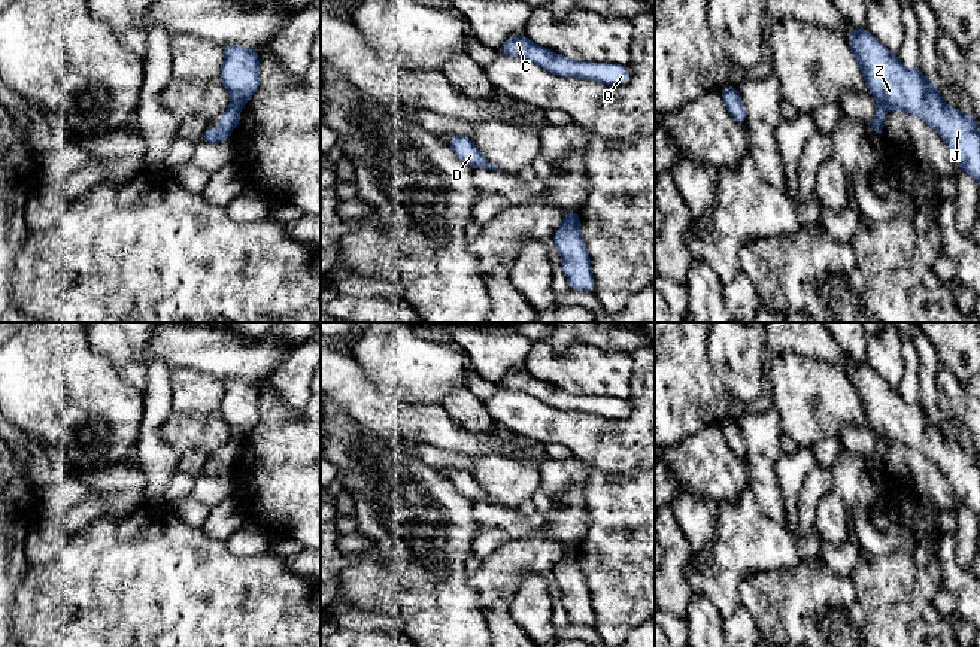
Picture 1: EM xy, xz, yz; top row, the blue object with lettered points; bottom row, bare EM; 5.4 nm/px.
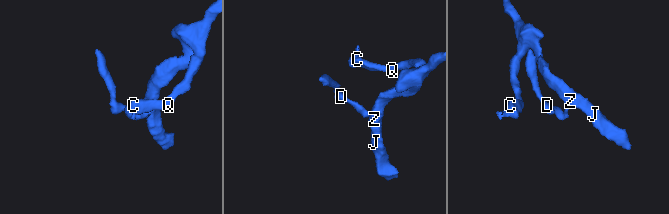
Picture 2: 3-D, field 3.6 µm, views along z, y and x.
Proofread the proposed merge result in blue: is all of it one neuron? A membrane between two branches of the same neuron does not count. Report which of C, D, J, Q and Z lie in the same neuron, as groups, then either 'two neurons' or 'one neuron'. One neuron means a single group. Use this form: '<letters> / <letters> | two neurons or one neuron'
C J Q Z / D | two neurons

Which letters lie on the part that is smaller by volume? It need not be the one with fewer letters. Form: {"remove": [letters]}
{"remove": ["D"]}

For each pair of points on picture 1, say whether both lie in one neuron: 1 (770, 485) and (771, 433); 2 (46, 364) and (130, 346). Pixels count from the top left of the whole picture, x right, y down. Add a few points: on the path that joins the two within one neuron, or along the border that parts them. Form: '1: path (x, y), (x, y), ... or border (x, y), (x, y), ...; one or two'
1: path (765, 471), (765, 446); one
2: border (87, 339), (96, 351), (108, 357), (118, 367); two

